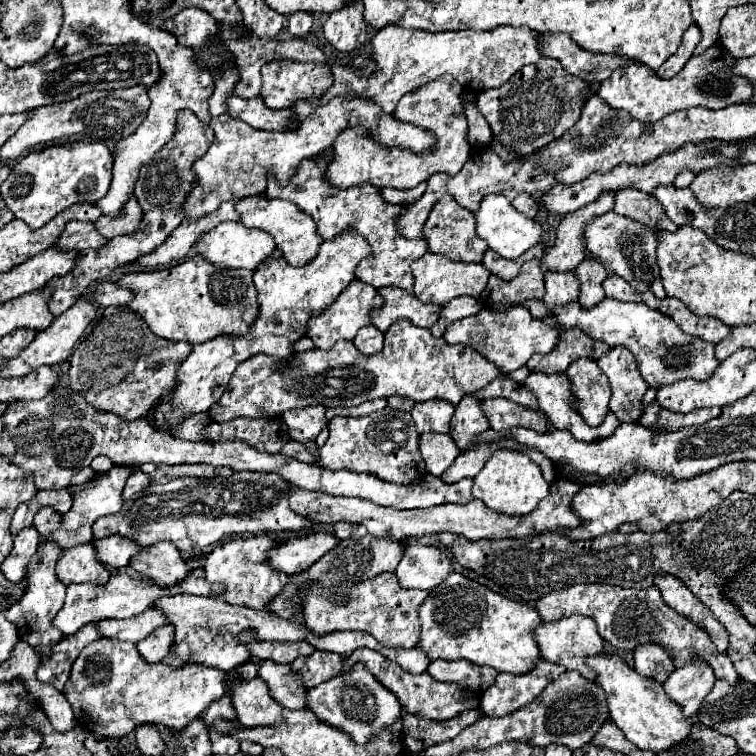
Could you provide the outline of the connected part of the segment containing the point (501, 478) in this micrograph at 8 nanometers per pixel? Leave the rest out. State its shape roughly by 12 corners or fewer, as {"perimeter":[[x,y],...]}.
{"perimeter":[[498,449],[474,477],[488,509],[528,515],[548,495],[542,469]]}

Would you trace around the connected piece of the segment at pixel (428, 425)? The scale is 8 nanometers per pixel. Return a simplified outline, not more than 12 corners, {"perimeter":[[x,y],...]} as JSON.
{"perimeter":[[424,401],[412,409],[418,433],[450,433],[454,405]]}

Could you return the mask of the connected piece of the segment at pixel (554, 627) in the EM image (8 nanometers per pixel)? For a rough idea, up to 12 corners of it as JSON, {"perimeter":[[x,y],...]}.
{"perimeter":[[590,617],[544,623],[534,639],[546,661],[596,673],[586,657],[604,655]]}

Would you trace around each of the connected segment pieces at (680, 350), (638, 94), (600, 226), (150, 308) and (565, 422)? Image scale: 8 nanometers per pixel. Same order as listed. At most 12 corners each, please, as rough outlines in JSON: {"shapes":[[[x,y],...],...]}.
{"shapes":[[[602,299],[548,309],[554,317],[610,347],[626,347],[654,389],[702,381],[718,359],[712,343],[682,333],[644,303]],[[722,45],[674,79],[642,63],[602,81],[598,97],[644,123],[698,105],[748,103],[752,85],[730,73]],[[608,211],[586,249],[636,291],[664,299],[658,233]],[[194,255],[124,275],[130,309],[162,339],[246,335],[248,269]],[[530,373],[524,385],[556,429],[578,441],[610,437],[620,425],[608,413],[588,427],[572,407],[570,381],[562,375]]]}

